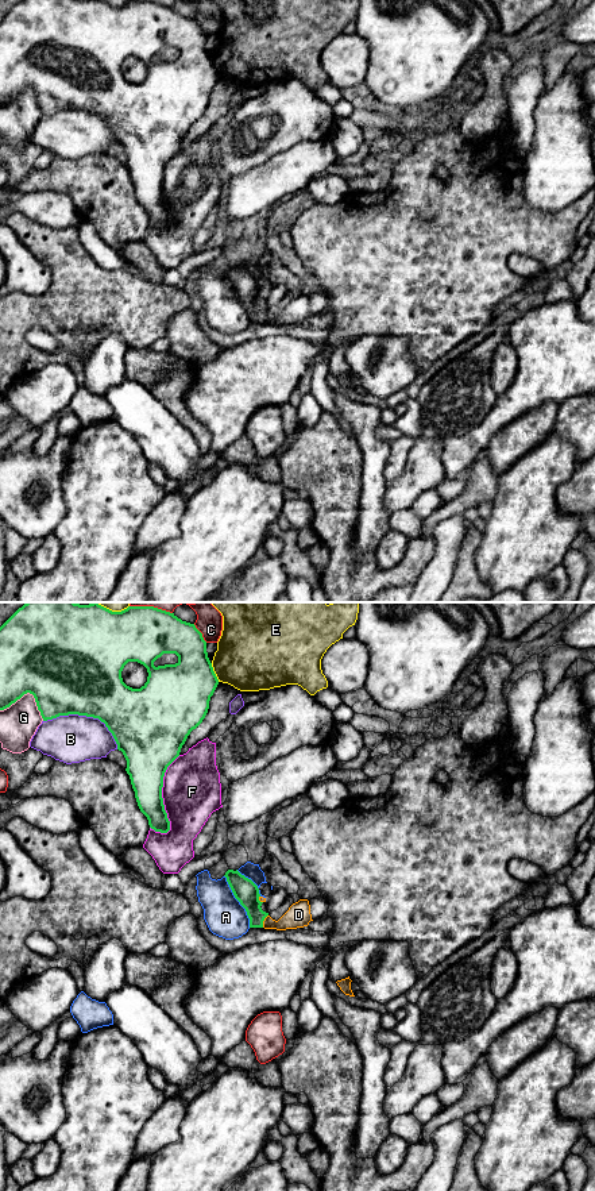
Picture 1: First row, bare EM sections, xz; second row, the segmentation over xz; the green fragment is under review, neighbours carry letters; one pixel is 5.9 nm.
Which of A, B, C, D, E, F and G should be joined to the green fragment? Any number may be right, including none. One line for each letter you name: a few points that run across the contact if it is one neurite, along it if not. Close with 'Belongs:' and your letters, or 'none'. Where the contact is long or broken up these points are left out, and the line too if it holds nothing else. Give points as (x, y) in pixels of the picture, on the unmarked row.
D: line xz (246, 286), (252, 304), (263, 315), (282, 319), (298, 309)
Belongs: D

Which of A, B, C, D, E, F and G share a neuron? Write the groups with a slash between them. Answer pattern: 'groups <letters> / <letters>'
groups A / B / C / D / E / F / G

